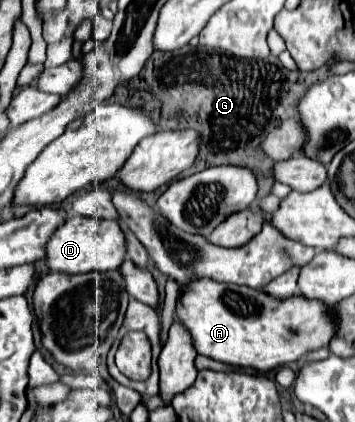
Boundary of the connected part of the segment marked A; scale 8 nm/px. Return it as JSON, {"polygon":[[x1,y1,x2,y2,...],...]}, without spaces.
{"polygon":[[210,278,192,280,182,288,176,304,176,320,192,336,198,354,256,372,270,372,288,362,296,362,306,352,326,346,332,334,336,334,328,306,322,302,306,302,300,296,274,300,260,290,222,284]]}

